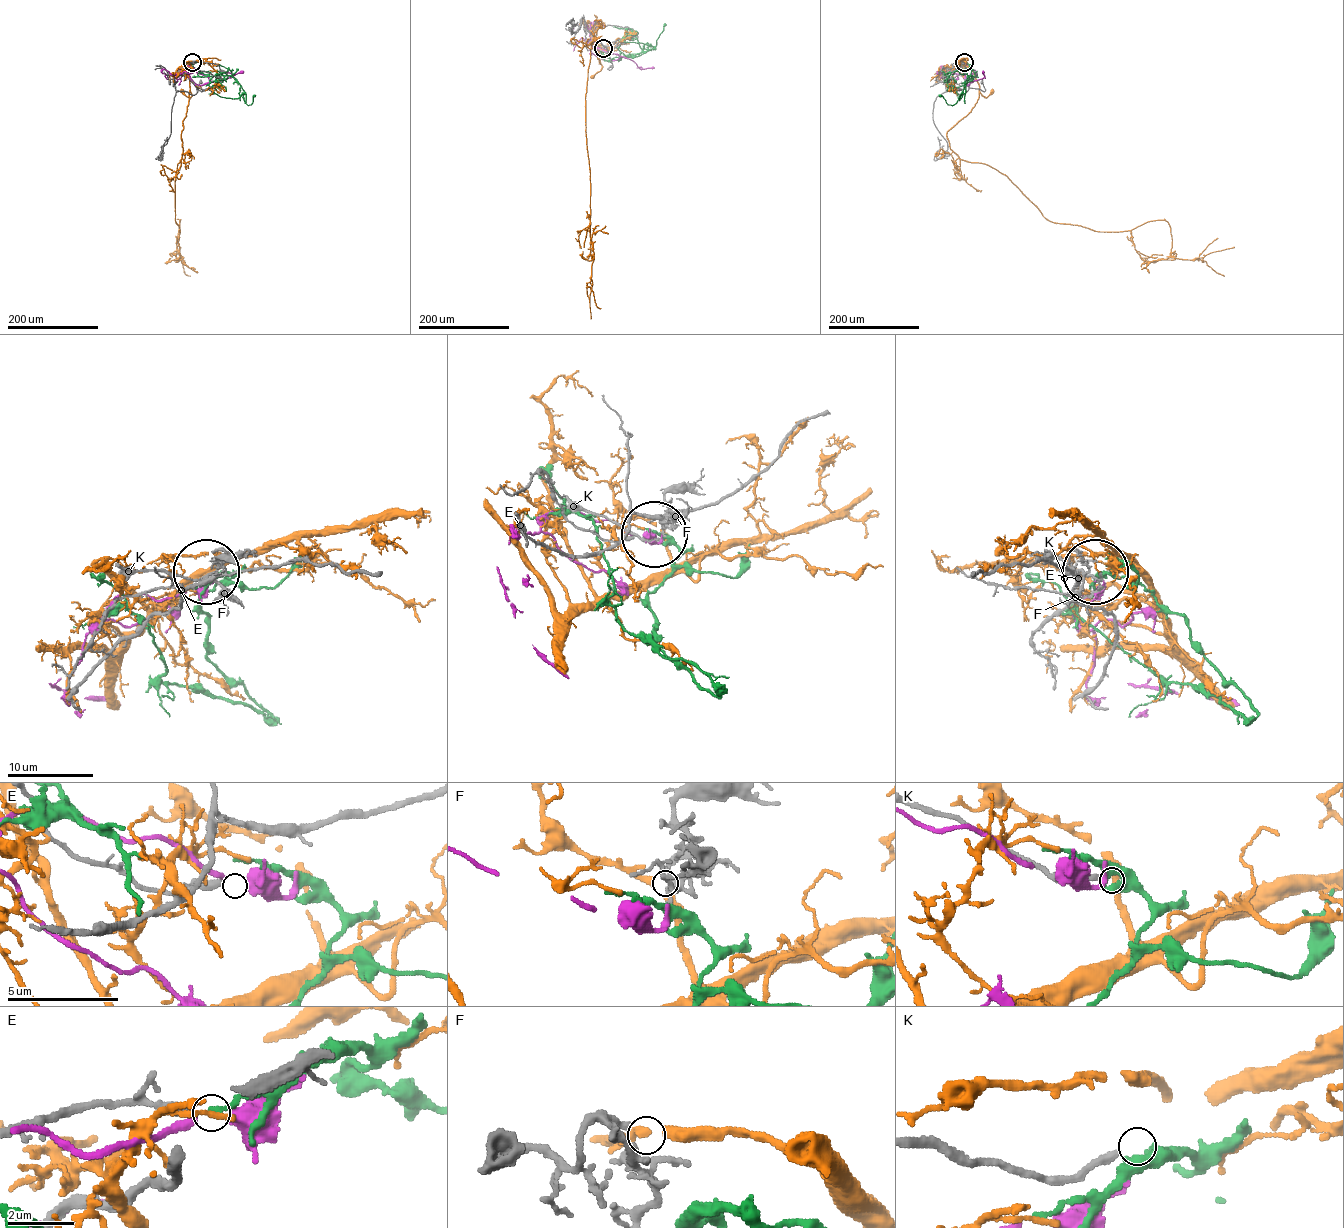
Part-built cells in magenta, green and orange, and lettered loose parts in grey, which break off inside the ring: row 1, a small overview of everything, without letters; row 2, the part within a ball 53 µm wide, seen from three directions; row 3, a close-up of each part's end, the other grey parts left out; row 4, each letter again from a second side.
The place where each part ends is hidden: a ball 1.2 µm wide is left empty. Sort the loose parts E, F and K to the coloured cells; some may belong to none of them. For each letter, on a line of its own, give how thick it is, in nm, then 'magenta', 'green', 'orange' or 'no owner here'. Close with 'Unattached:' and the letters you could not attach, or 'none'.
E: 340 nm | no owner here
F: 280 nm | orange
K: 220 nm | no owner here
Unattached: E, K

